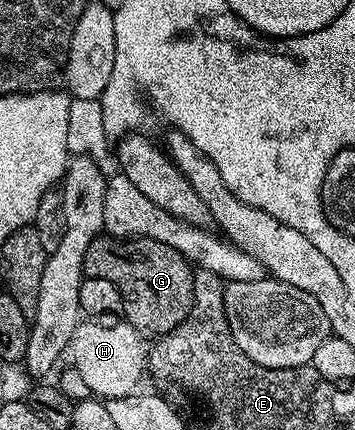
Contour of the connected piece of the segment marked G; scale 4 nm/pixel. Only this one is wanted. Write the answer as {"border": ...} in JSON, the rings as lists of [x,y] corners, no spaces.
{"border":[[[101,235],[86,247],[84,276],[107,279],[122,295],[123,320],[138,330],[141,337],[155,339],[174,331],[190,315],[194,303],[193,266],[174,247],[145,237],[121,239]]]}

